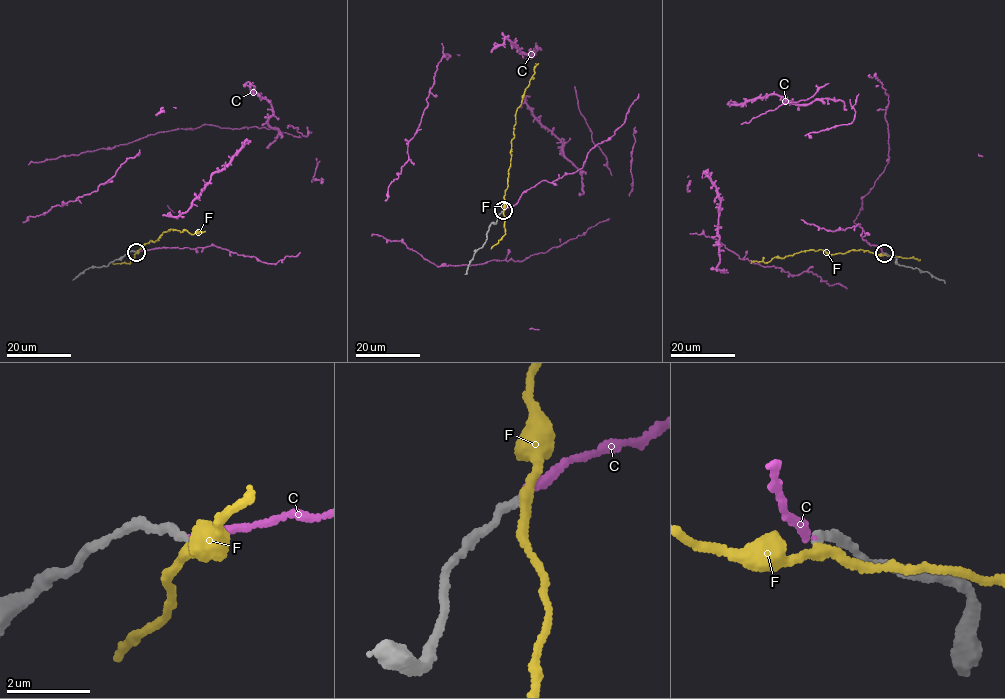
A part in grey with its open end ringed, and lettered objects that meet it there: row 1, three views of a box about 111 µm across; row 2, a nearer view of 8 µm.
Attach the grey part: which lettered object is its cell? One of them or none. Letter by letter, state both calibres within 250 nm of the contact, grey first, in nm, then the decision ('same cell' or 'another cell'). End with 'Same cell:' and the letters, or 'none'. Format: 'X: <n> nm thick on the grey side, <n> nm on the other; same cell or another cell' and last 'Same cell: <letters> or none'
C: 190 nm thick on the grey side, 160 nm on the other; same cell
F: 190 nm thick on the grey side, 200 nm on the other; another cell
Same cell: C

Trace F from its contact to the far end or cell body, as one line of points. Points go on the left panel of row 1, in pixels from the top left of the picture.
F: (136, 252), (170, 228), (181, 232), (184, 229), (191, 234), (205, 231)

